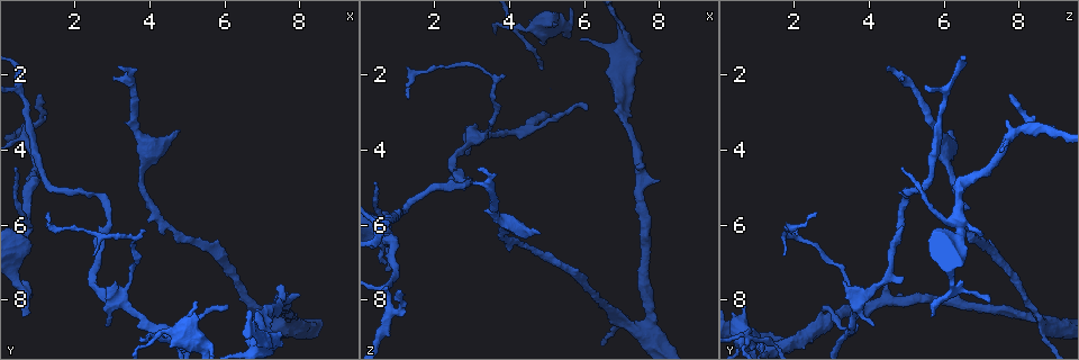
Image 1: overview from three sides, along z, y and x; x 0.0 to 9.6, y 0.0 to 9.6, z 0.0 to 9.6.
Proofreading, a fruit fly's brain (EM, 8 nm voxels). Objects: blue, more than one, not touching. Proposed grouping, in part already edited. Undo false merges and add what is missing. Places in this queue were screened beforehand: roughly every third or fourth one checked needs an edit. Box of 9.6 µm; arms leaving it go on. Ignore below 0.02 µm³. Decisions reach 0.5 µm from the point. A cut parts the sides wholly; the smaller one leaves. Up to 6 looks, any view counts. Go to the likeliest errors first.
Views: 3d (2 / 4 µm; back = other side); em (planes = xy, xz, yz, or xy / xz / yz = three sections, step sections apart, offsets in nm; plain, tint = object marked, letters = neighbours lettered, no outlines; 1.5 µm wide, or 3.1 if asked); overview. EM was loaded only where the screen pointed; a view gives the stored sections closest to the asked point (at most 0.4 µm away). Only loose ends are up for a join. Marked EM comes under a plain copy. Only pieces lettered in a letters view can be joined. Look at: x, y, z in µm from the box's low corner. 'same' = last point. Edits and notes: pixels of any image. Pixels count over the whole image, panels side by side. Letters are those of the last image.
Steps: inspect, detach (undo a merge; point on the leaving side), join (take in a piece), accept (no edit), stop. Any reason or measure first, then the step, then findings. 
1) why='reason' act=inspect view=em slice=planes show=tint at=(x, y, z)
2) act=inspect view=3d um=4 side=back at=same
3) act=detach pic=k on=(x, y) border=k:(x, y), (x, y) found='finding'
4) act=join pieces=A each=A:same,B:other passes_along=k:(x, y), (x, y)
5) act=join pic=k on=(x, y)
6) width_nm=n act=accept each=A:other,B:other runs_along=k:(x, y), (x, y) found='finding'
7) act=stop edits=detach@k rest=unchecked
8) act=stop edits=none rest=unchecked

why='free end' act=inspect view=em slice=planes show=letters at=(0.60, 8.45, 5.65)

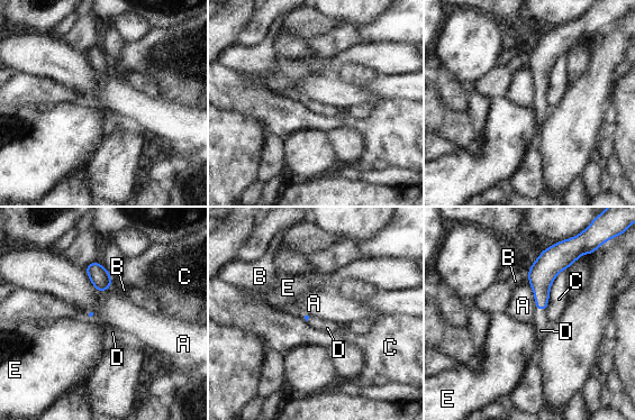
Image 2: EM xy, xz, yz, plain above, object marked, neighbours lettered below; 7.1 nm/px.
act=join pieces=D each=A:other,B:other,C:other,D:same,E:other passes_along=2:(542, 274), (540, 309), (541, 320) found='it goes on there'

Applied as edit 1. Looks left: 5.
why='sharp bend' act=inspect view=3d um=4 at=(4.25, 8.90, 0.80)

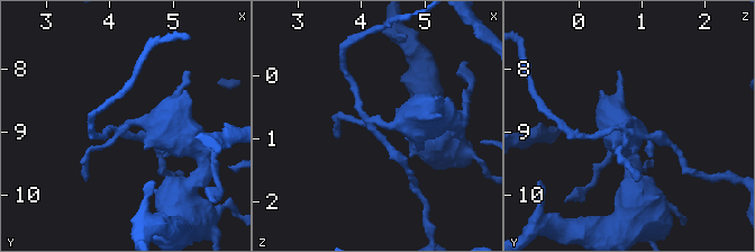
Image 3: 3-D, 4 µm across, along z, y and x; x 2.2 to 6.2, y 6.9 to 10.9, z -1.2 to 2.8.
arms=4 act=inspect view=em slice=xz step=8 show=tint at=(4.35, 8.95, 0.75)

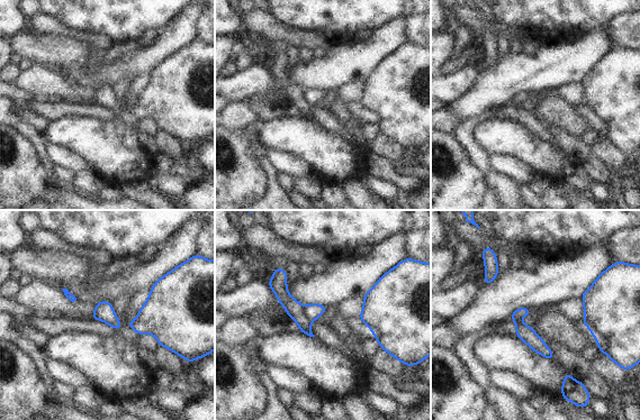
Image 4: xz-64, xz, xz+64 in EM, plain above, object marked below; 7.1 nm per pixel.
act=inspect view=em slice=planes show=letters at=same

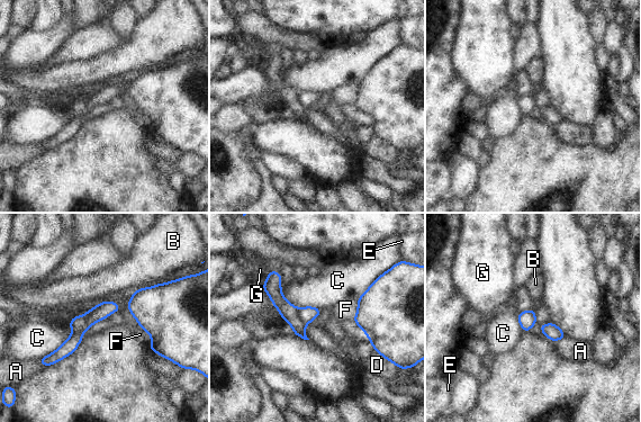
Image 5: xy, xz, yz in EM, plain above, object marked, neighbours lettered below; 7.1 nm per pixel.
width_nm=110 act=detach pic=5 on=(100, 312) each=A:other,B:other,C:other,D:other,E:other,F:other,G:other part_leaving=5:(116, 307), (101, 311), (54, 356) found='two neurons meet here'

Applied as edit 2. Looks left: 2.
why='arms part here' act=inspect view=em slice=yz step=4 show=tint at=(4.50, 8.90, 3.45)

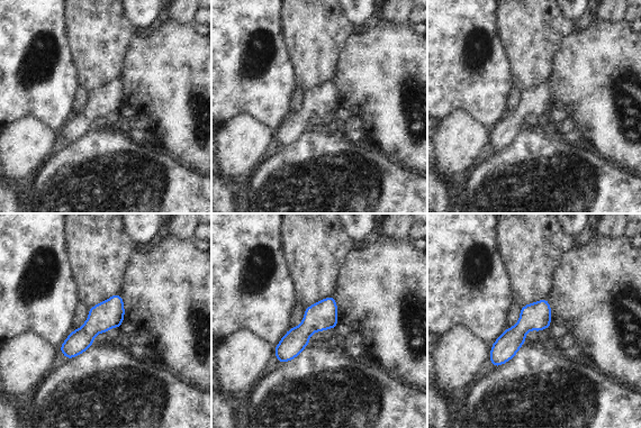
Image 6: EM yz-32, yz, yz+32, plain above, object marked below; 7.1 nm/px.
act=inspect view=em slice=planes show=letters at=same

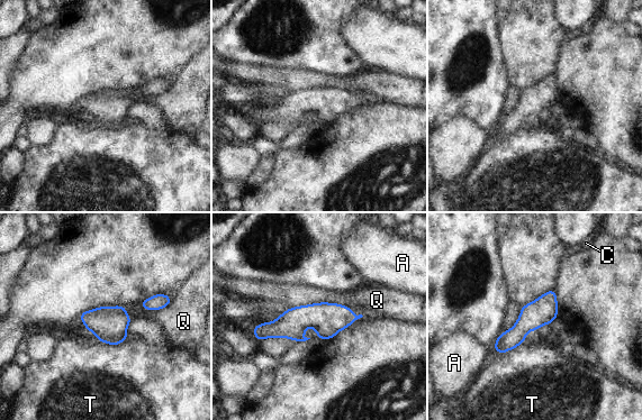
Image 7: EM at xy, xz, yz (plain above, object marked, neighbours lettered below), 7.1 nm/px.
act=accept each=A:other,C:other,Q:other,T:other runs_along=7:(352, 317), (301, 317), (255, 330) found='all the same neuron'

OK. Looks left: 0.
act=stop edits=join@2,detach@5 rest=unchecked

